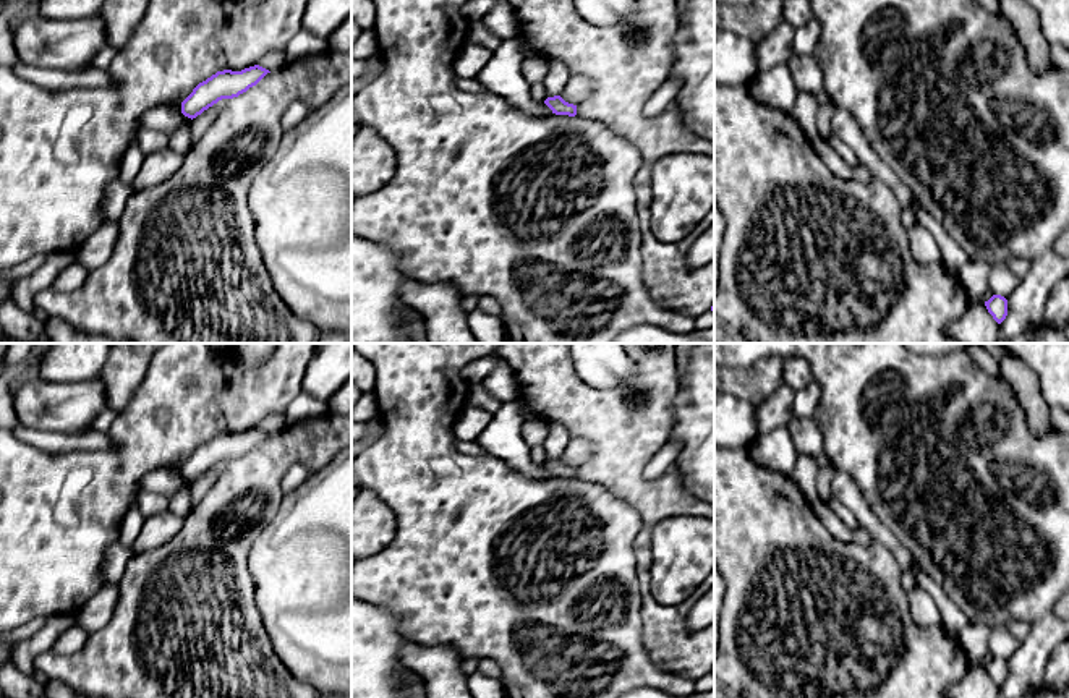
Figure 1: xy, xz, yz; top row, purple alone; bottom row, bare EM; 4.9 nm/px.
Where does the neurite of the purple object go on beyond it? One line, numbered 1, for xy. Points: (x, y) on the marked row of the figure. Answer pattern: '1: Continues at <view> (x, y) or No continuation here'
1: No continuation here

